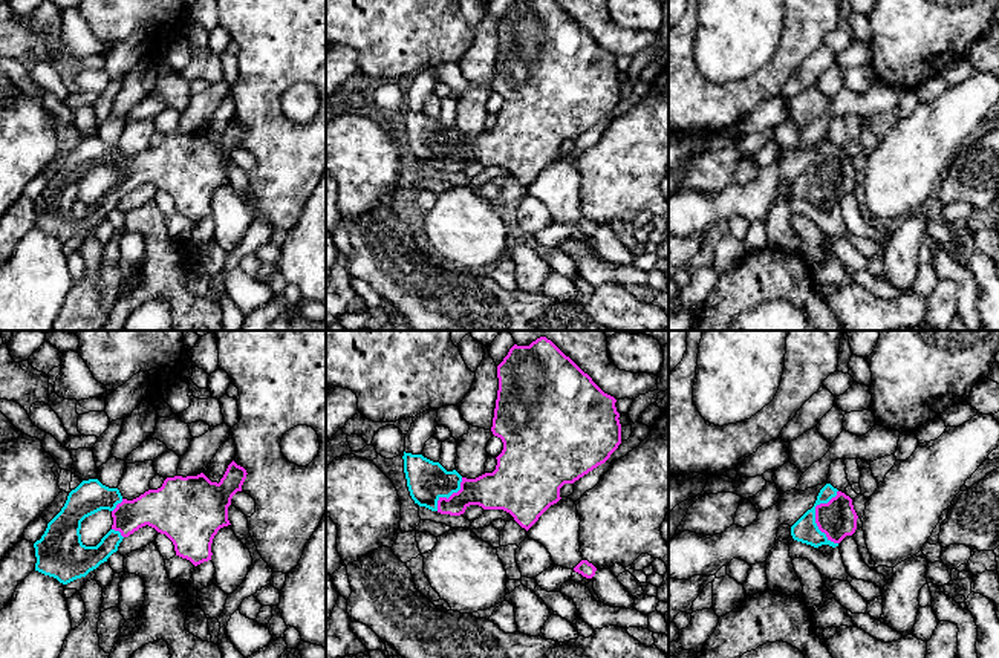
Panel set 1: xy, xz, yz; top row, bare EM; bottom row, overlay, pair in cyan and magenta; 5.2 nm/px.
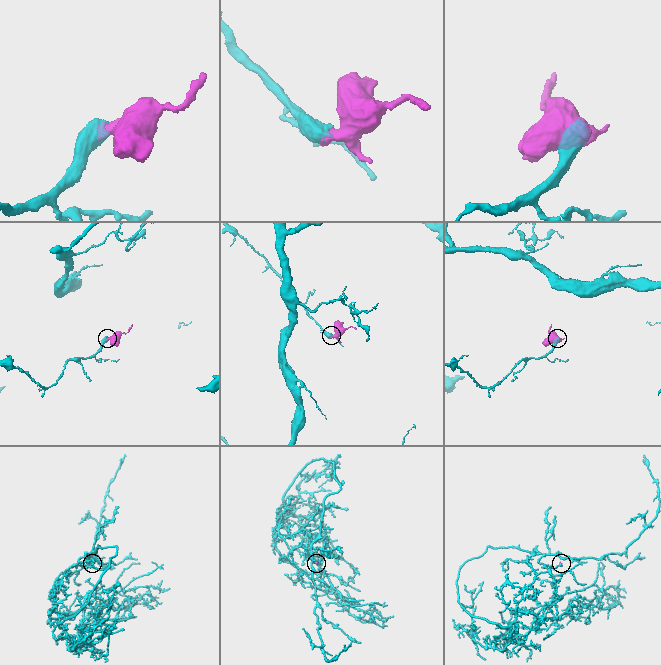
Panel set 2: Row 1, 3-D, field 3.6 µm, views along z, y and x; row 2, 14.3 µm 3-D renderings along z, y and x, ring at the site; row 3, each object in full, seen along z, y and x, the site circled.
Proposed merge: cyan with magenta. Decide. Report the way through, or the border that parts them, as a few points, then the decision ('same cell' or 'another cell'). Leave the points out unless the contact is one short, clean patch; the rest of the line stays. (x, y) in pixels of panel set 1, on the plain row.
way yz (805, 187), (814, 178), (814, 170), (820, 176), (837, 176); same cell

